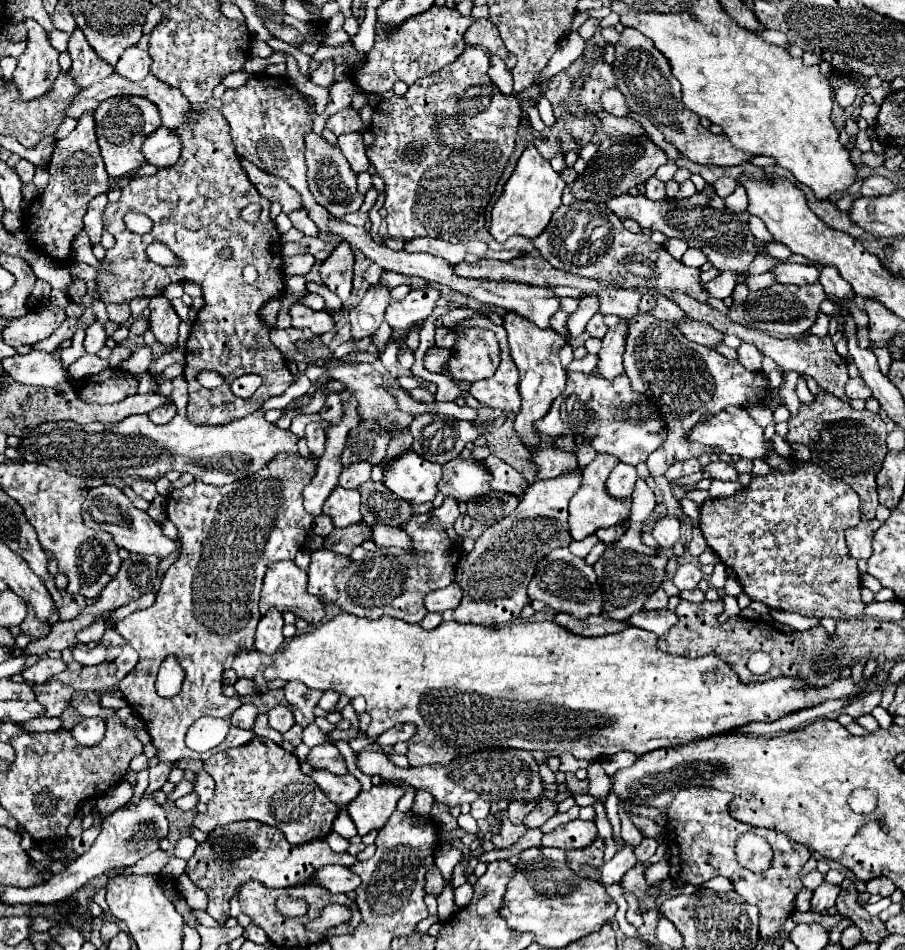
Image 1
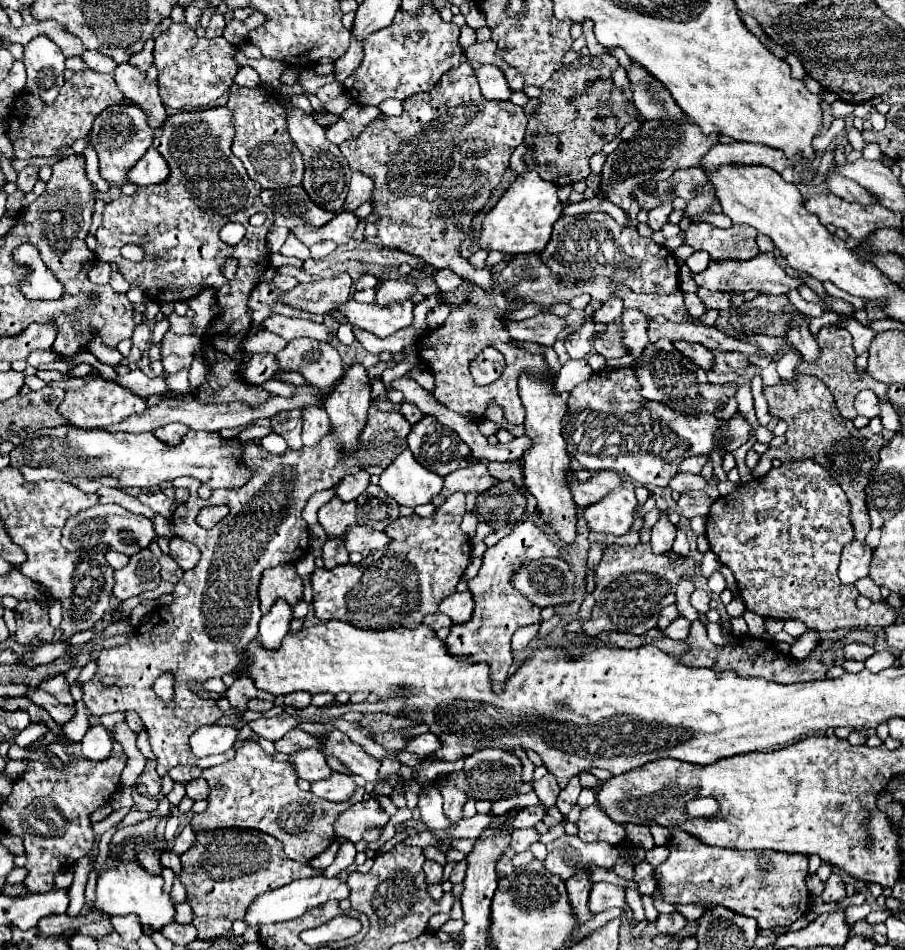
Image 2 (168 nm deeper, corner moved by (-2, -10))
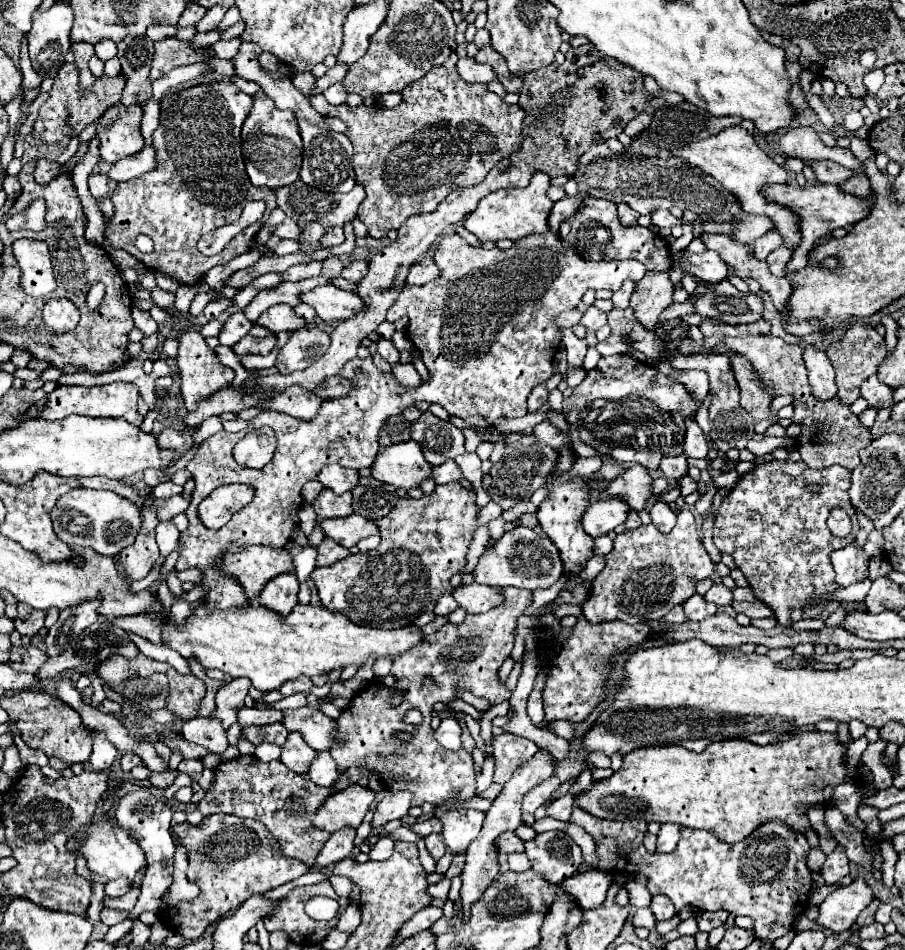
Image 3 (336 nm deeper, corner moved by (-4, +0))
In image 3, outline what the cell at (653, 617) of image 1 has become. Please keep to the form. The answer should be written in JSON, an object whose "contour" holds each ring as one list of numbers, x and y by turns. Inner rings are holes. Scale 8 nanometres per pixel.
{"contour":[[694,594,694,596,684,604,684,610,686,610,688,620,704,620,704,618,716,614,716,606,714,606,714,604,708,604,708,602,704,600,704,596,700,596,700,594]]}

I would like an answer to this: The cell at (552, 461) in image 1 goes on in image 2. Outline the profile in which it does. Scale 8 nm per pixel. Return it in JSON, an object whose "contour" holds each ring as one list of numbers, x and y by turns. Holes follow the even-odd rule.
{"contour":[[568,472,568,486,572,492,574,502,582,506,590,506,598,502,602,496,606,496,610,490,614,490,618,484,622,484,622,478,616,472,596,472,590,480,578,480,574,472]]}

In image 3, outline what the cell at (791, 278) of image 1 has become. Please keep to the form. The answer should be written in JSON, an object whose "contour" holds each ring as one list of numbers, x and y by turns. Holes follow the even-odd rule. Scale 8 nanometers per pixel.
{"contour":[[706,250,702,254,692,254,692,252,682,252,674,256,674,266,680,266,684,274,692,274,704,282,718,284,728,276,728,266,720,258,718,252]]}

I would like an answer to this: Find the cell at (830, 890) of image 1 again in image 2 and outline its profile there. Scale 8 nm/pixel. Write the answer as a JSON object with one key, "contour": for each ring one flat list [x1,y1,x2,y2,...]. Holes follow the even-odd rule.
{"contour":[[832,874,828,880,826,880,826,888,822,892,822,900,824,902,840,902,846,898,846,888,844,888,844,882,838,874]]}

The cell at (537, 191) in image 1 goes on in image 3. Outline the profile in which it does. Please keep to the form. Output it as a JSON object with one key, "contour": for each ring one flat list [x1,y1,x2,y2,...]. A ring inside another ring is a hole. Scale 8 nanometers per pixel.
{"contour":[[536,172,532,176,532,182,528,188,512,188,512,190,500,190,500,192,492,192,492,196,486,196,484,200,480,200,478,208,464,218,464,228,468,232,472,232,480,242,486,240,502,240,502,238,510,238,510,240,518,240,536,232,546,232,548,230,548,214,552,210,552,200,548,200,546,190,550,188,550,176]]}

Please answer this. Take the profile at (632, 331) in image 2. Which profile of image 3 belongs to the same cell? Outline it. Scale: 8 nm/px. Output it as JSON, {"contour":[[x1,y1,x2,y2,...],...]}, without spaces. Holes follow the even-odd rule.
{"contour":[[646,272,646,276,636,282,636,290,630,300,630,308,636,312,636,318,642,326,648,330,654,330,654,324,658,322,658,316,672,304,672,294,674,294,674,282,670,280,668,272]]}

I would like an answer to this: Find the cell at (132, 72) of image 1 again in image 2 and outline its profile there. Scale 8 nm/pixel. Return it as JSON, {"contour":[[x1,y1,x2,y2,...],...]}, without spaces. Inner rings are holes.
{"contour":[[126,62,126,64,118,64,114,78,116,78,118,88,122,90,124,98,134,100,140,108,144,108,148,114,150,126,158,128,160,120,166,118,166,110,162,106,158,86,148,80,146,72,142,72,140,68]]}

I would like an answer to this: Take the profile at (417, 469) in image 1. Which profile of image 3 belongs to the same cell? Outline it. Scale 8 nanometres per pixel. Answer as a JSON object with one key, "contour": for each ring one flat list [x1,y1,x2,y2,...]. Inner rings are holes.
{"contour":[[414,440,390,444,382,448,370,466,372,478,378,482,392,484,396,488,416,488,422,480,430,478,432,466,424,460,420,444]]}

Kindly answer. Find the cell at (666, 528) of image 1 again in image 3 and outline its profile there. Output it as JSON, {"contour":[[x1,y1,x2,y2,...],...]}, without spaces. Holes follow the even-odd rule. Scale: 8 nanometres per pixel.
{"contour":[[656,500,650,508,650,518,652,518,652,524,660,530,660,532,670,532,676,524,676,514,668,508,666,502,662,500]]}

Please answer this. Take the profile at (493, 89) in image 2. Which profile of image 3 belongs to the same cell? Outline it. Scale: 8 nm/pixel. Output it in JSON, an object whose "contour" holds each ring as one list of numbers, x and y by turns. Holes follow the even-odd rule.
{"contour":[[458,58,456,62,458,74,466,82,482,82,488,84,490,80,496,80,496,74,486,64,478,64,474,58]]}

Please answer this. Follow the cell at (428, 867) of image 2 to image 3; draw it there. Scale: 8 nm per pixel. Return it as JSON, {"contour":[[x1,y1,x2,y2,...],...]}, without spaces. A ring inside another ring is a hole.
{"contour":[[430,834,426,838,426,848,430,850,430,854,434,856,434,860,440,860,444,854,446,854,446,844,442,840,440,834]]}

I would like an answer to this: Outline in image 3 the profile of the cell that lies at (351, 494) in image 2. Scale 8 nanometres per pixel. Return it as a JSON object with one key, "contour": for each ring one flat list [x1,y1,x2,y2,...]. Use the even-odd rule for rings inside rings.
{"contour":[[328,464,320,470,318,478,316,478,324,488,330,488,334,494,342,494,342,492,350,492,356,482,358,482,358,472,338,466,338,464]]}

